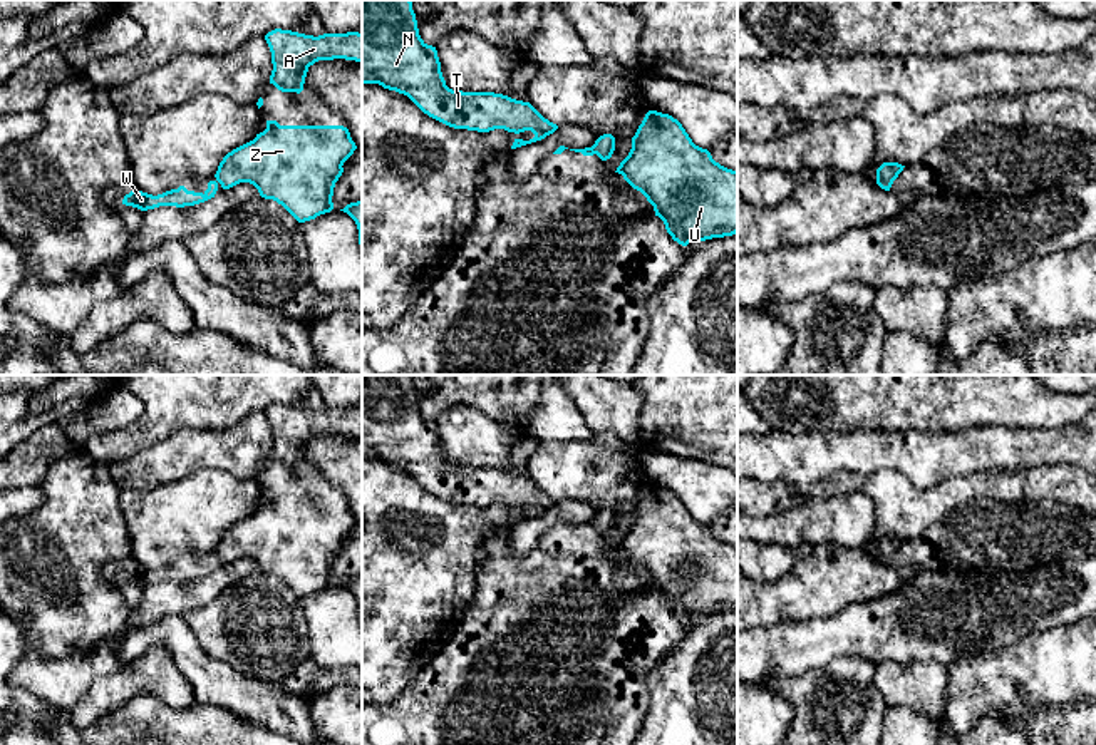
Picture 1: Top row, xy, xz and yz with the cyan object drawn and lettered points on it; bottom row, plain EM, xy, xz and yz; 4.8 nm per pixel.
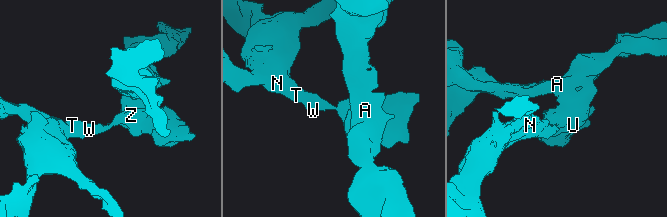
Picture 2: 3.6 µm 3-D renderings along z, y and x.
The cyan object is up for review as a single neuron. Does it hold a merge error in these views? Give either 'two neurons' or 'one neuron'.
two neurons

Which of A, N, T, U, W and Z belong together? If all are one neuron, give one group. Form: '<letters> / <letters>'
A U Z / N T W

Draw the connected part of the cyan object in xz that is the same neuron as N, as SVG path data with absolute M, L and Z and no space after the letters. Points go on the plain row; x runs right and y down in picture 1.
M362 375L362 459L404 469L424 489L454 504L535 509L530 516L514 514L511 524L541 516L558 504L530 477L449 464L436 422L419 410L411 375Z

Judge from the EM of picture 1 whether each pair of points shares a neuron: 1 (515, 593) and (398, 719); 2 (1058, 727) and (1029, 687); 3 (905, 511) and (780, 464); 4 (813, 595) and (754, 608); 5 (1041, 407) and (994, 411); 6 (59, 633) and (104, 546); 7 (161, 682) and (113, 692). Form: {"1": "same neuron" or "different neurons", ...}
{"1": "same neuron", "2": "different neurons", "3": "different neurons", "4": "same neuron", "5": "same neuron", "6": "same neuron", "7": "same neuron"}

